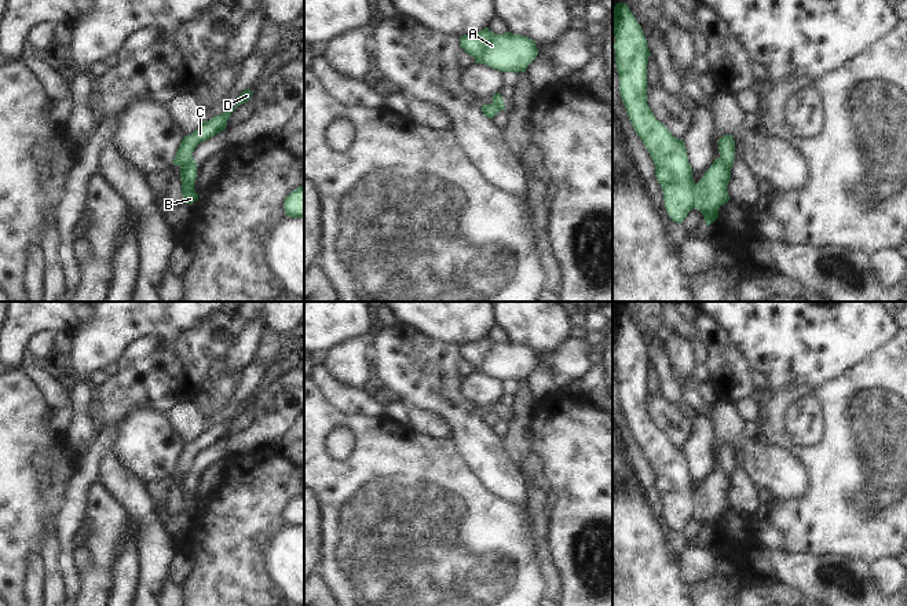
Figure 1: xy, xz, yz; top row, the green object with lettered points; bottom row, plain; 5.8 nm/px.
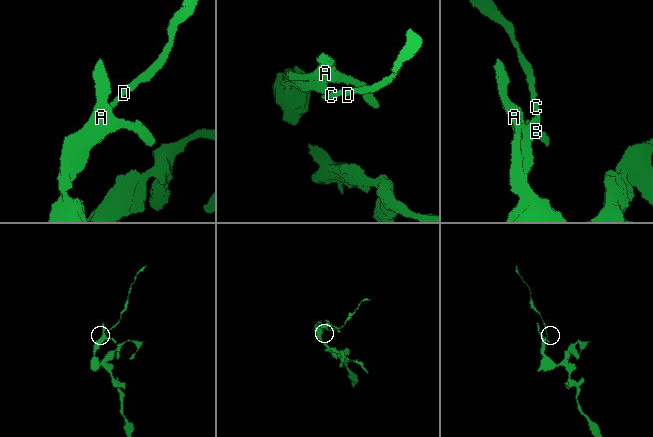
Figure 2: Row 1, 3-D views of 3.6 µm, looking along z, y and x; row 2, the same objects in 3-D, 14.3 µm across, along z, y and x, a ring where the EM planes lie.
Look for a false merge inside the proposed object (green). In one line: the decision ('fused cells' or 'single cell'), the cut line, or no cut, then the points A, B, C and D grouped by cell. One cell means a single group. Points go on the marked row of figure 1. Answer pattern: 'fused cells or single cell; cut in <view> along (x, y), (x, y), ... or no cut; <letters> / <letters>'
fused cells; cut in yz along (721, 157), (730, 171); A B / C D

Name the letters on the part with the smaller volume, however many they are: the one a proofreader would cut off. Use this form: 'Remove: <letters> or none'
Remove: C, D

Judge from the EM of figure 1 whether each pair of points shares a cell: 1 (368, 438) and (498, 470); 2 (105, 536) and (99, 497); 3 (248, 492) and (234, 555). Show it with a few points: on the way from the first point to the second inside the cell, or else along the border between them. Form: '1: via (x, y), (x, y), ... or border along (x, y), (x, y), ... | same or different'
1: border along (449, 437), (463, 462), (485, 486) | different
2: via (105, 526), (101, 507) | same
3: via (248, 507), (234, 526), (234, 540) | same

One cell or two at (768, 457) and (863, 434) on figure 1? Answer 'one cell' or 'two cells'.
two cells

